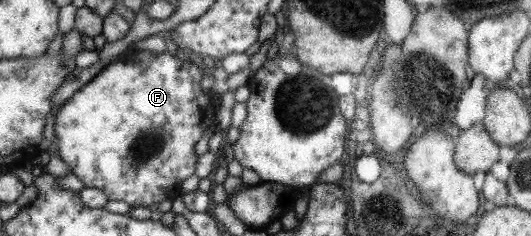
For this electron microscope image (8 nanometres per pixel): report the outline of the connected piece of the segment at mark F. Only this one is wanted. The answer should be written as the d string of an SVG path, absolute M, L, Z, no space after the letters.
M141 49L121 62L113 59L59 107L53 125L57 156L83 186L97 188L107 200L121 200L131 209L179 197L181 182L195 168L193 146L209 130L217 111L217 100L199 85L201 76L197 65L181 61L166 50L157 53Z

